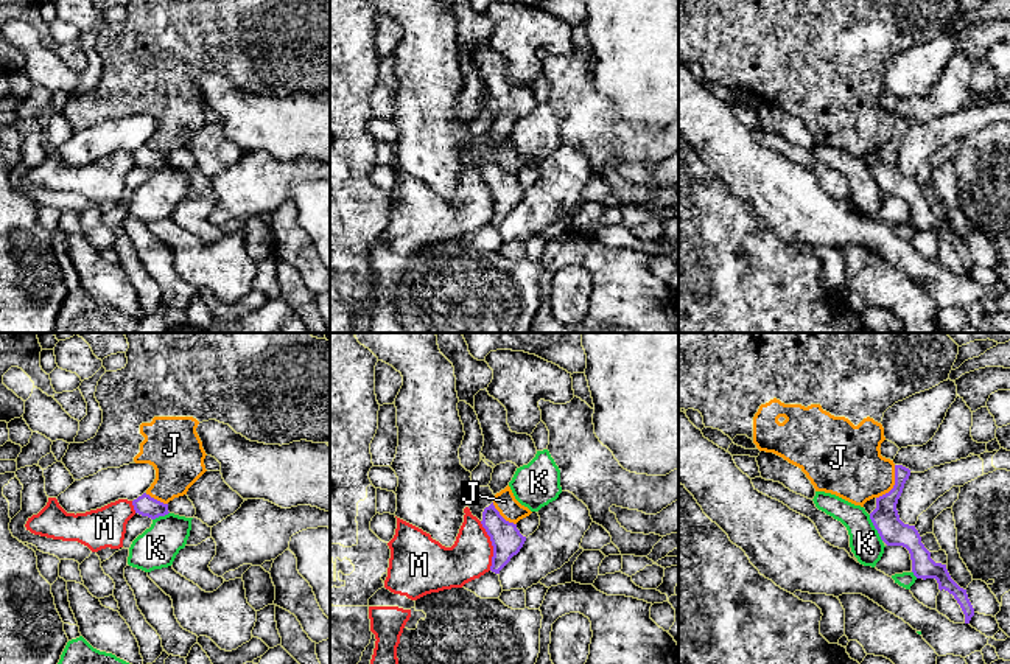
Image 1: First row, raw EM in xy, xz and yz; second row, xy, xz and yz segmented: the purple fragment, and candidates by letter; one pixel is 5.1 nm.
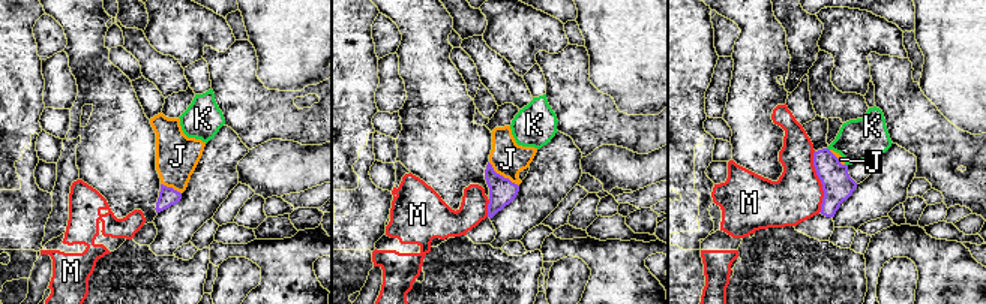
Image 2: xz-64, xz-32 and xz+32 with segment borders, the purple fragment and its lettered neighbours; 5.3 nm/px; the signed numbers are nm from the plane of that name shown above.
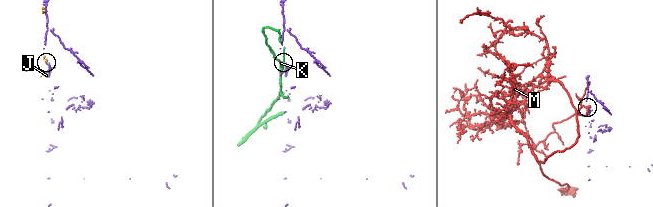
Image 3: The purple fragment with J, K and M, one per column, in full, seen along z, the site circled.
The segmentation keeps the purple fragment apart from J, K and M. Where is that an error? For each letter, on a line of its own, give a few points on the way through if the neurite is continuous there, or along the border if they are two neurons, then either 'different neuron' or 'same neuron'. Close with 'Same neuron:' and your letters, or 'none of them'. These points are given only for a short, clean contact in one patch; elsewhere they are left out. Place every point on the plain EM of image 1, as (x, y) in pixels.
J: border along yz (895, 117), (895, 136), (876, 150); different neuron
K: different neuron
M: border along xz (480, 173), (492, 198), (490, 221); different neuron
Same neuron: none of them

